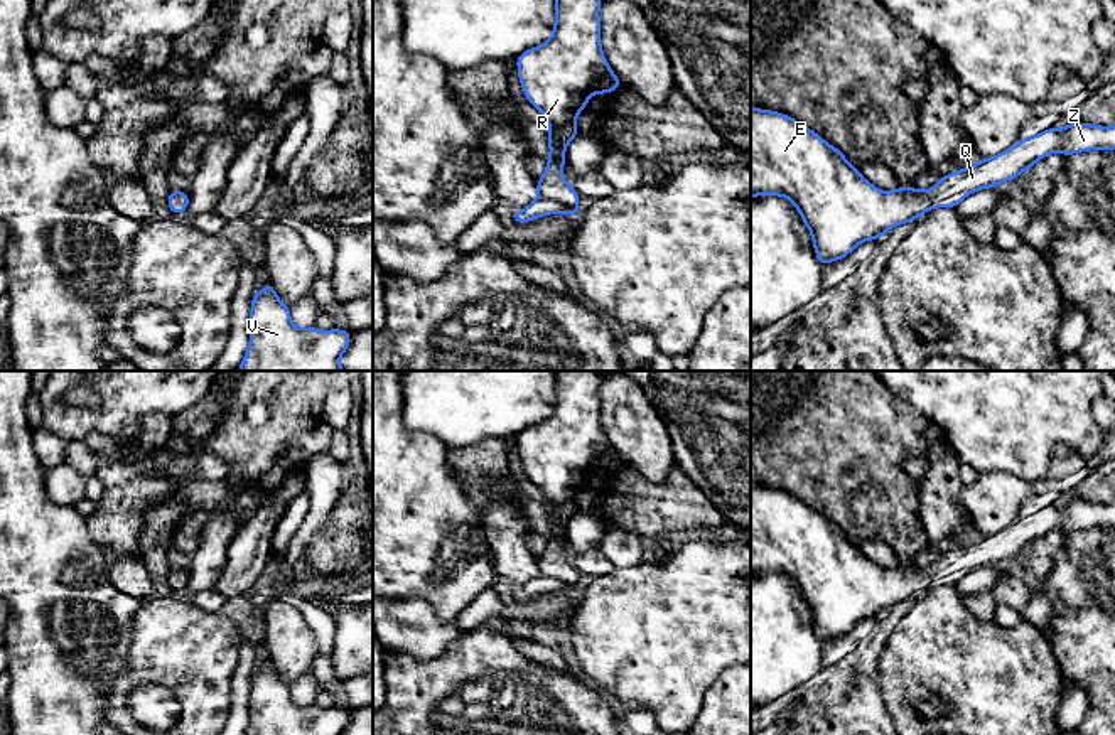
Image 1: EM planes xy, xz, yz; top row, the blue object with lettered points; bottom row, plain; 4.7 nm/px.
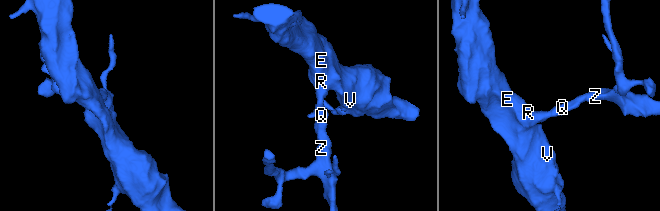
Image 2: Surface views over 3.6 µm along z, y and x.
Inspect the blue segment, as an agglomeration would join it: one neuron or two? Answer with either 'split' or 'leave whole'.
leave whole

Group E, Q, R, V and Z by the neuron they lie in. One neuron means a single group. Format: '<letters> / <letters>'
E Q R V Z

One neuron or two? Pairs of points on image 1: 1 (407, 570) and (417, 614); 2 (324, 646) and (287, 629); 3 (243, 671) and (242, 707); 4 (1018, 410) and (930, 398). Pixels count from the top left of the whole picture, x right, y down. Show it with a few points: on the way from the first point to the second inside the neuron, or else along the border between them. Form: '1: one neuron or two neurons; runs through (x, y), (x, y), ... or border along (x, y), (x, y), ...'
1: two neurons; border along (390, 597), (424, 599), (439, 617), (447, 621)
2: two neurons; border along (299, 609), (314, 636), (317, 651)
3: one neuron; runs through (242, 680), (242, 698)
4: one neuron; runs through (996, 398), (952, 398)

